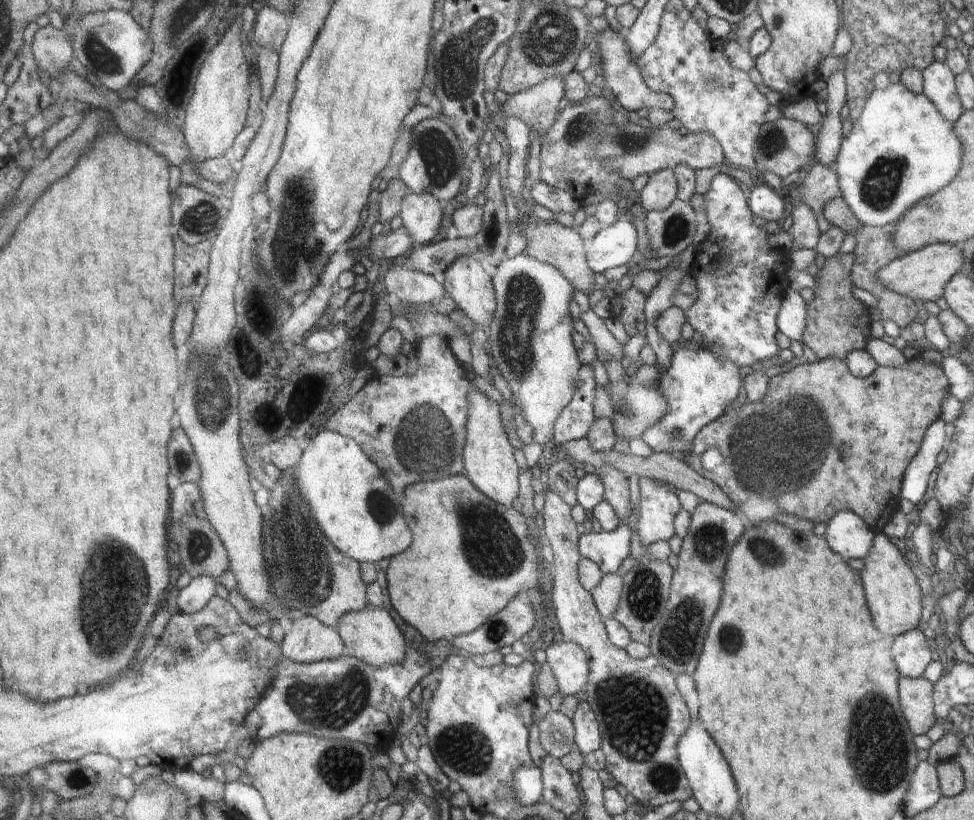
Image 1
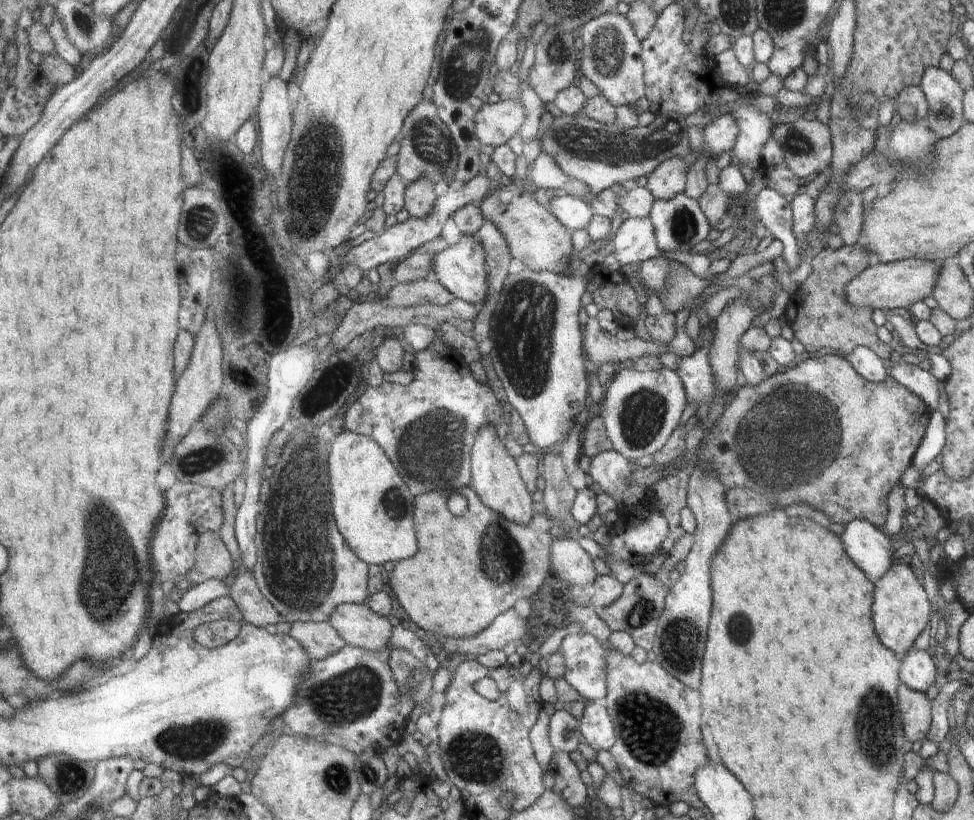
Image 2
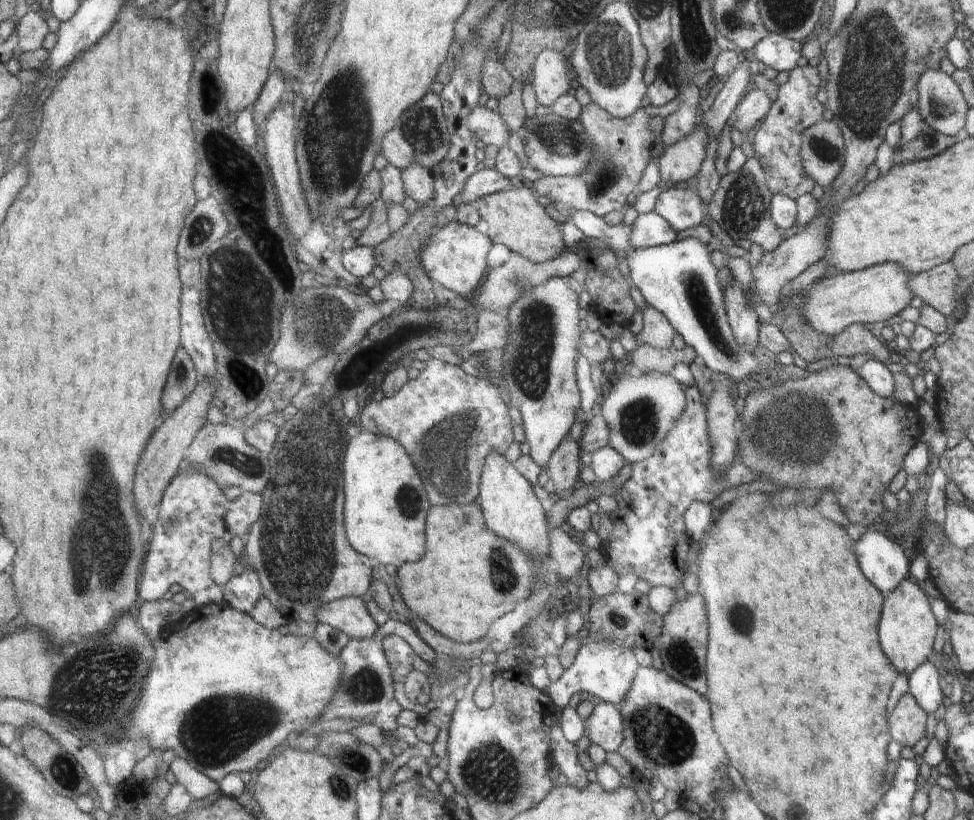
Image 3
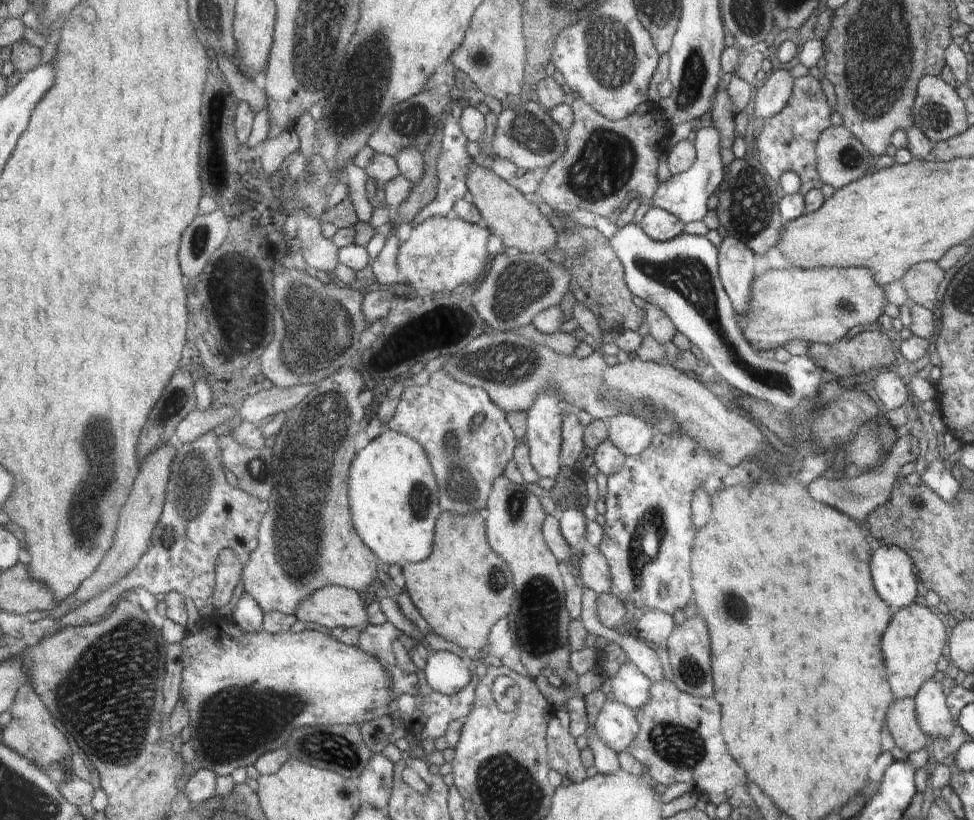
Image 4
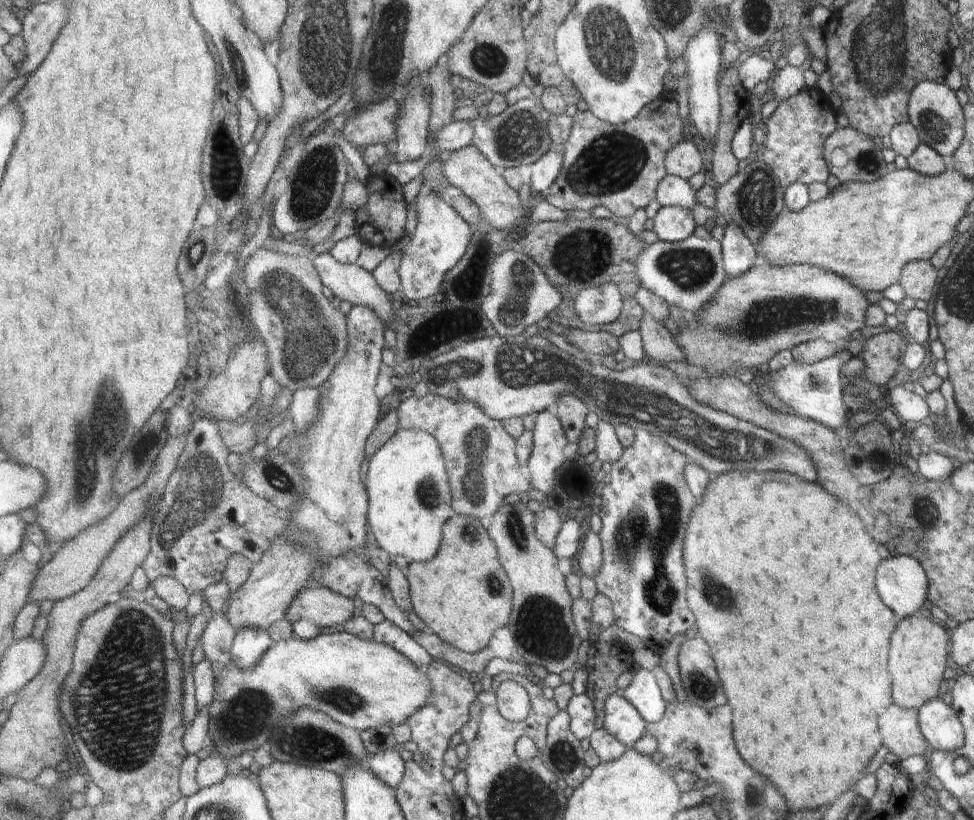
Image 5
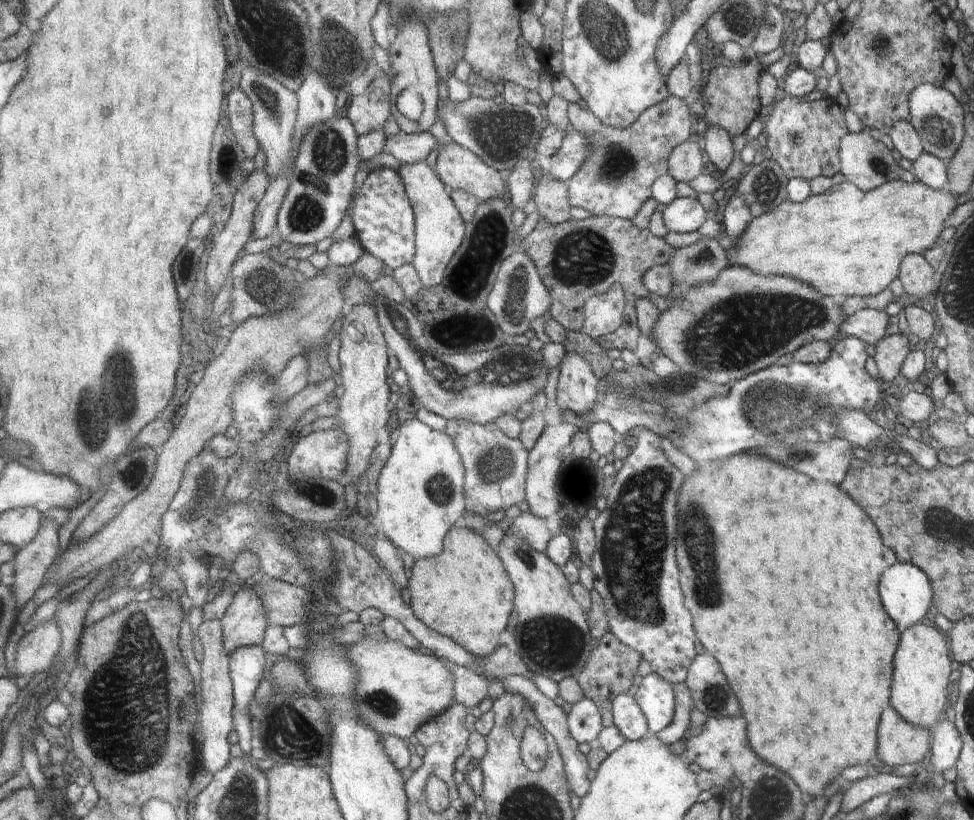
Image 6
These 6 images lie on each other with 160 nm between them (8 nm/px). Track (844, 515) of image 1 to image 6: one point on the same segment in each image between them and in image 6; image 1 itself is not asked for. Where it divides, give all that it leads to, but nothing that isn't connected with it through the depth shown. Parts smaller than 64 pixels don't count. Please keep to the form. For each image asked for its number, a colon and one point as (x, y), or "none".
2: (868, 545)
3: (883, 560)
4: (893, 568)
5: (902, 580)
6: (906, 596)

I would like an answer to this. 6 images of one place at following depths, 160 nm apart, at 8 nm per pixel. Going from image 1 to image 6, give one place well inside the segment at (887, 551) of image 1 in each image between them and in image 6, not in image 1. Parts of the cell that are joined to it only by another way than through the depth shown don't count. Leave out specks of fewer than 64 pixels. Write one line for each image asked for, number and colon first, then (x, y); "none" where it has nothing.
2: (902, 609)
3: (908, 629)
4: (914, 642)
5: (919, 651)
6: (923, 668)

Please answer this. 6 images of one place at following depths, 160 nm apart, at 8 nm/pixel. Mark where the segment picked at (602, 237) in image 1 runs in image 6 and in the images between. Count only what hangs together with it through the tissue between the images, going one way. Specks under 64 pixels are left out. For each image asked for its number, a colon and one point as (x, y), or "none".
2: (635, 241)
3: (649, 230)
4: (659, 224)
5: (674, 223)
6: (685, 214)

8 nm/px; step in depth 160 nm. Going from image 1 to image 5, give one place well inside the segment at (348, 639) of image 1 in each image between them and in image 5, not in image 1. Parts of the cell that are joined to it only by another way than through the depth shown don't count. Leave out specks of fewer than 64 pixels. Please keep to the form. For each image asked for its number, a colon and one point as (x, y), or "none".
2: (358, 625)
3: (349, 615)
4: (334, 606)
5: (322, 606)

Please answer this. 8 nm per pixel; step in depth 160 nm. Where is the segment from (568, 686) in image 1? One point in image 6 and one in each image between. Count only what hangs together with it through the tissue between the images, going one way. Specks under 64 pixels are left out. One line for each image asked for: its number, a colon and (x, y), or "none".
2: (586, 658)
3: (604, 669)
4: (631, 686)
5: (645, 694)
6: (656, 697)

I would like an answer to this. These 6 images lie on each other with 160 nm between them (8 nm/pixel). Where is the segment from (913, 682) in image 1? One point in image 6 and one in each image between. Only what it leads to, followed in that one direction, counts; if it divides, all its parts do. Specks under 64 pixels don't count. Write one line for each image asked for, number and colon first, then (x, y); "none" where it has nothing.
2: (915, 705)
3: (909, 719)
4: (903, 724)
5: (903, 736)
6: (899, 742)

